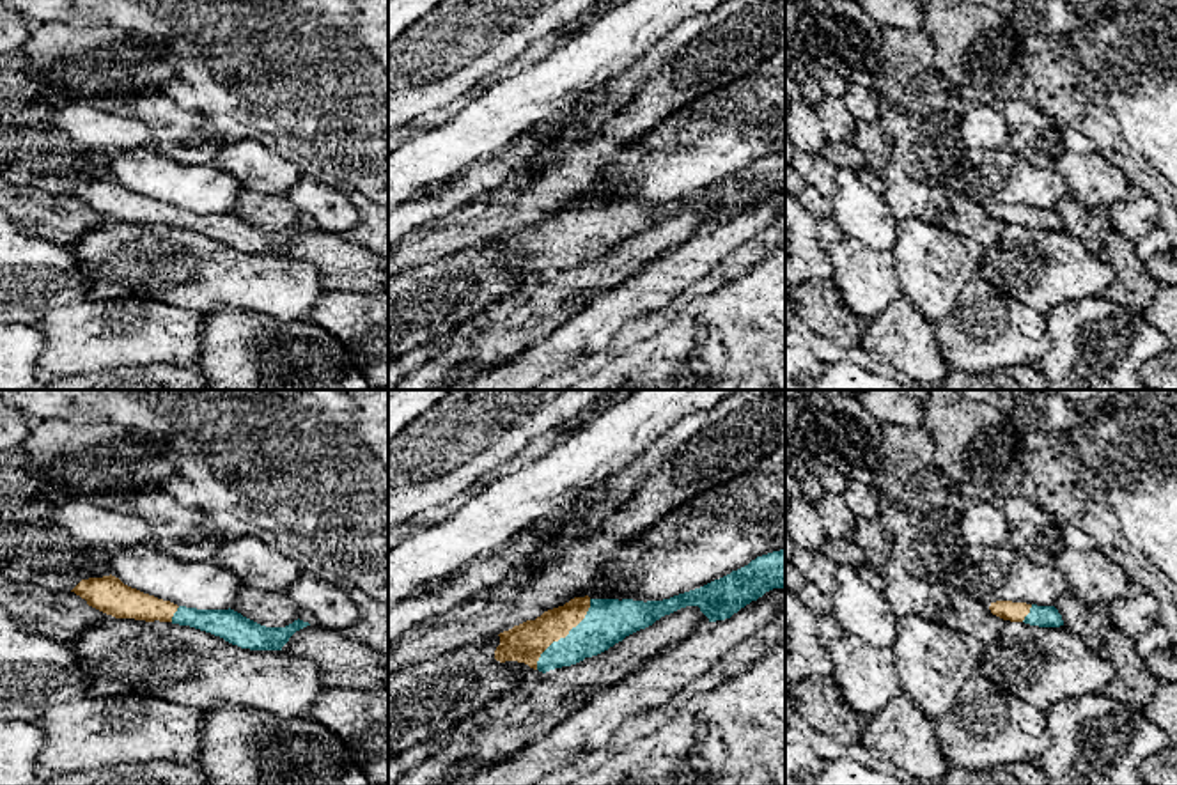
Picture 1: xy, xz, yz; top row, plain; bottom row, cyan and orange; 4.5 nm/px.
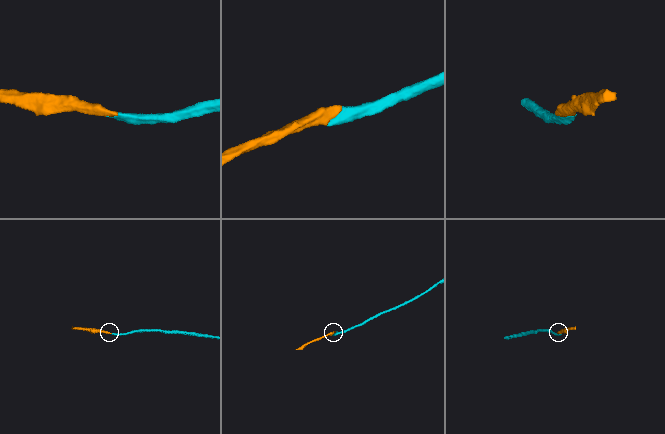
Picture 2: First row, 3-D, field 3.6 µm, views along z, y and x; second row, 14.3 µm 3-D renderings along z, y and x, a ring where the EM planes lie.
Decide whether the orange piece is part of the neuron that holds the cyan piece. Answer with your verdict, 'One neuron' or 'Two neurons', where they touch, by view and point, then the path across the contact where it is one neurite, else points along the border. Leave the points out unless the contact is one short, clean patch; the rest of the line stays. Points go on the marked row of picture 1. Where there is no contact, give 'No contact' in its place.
One neuron. Touches cyan at xz (566, 637). Path across: xz (608, 621), (580, 628), (566, 637), (545, 644), (525, 644)

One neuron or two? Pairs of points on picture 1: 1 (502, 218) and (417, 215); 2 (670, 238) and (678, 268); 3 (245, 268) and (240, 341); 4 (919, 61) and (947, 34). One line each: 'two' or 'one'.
1: two
2: two
3: two
4: two

